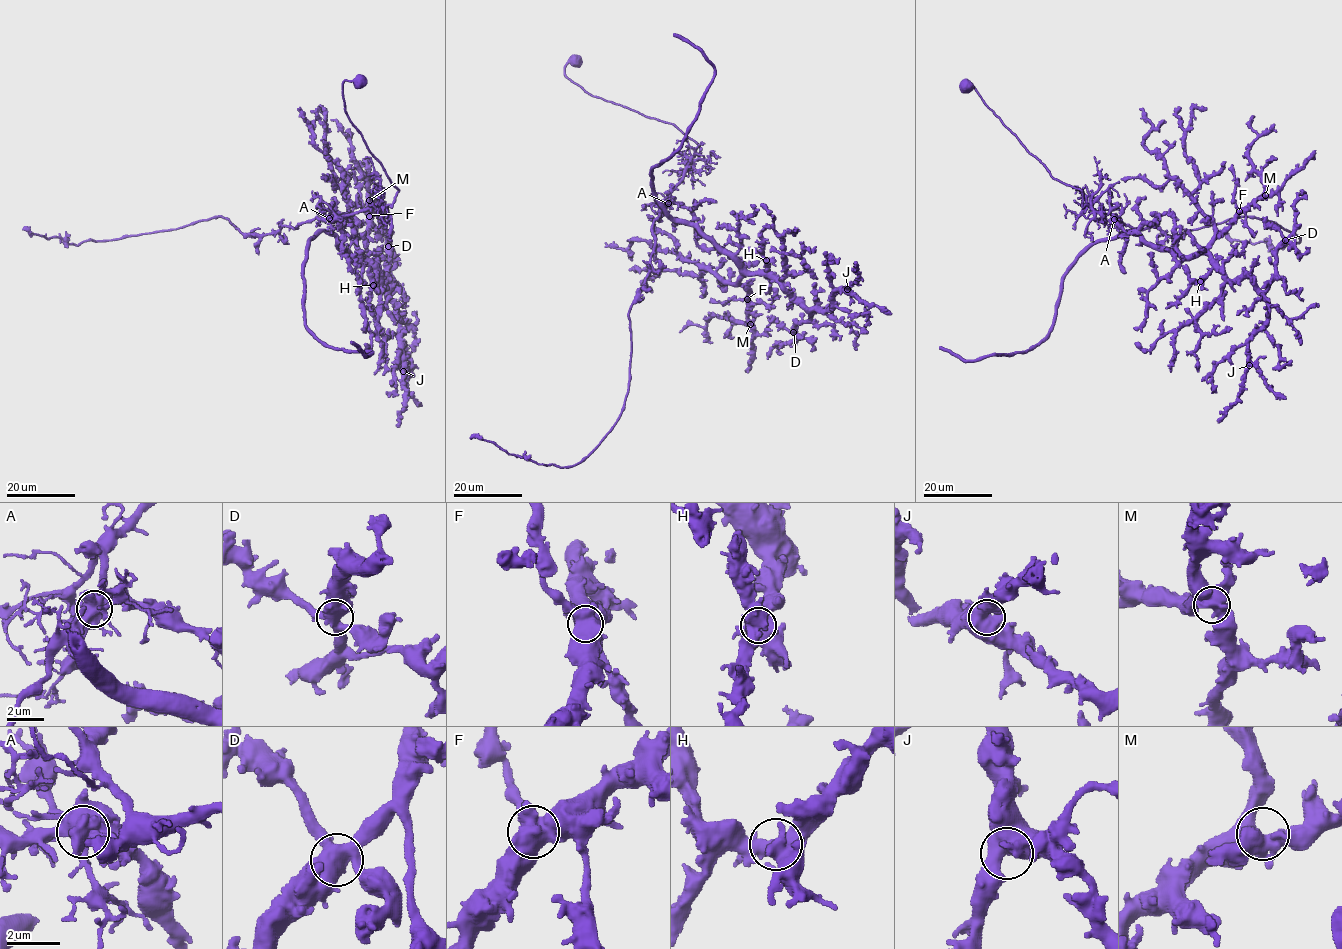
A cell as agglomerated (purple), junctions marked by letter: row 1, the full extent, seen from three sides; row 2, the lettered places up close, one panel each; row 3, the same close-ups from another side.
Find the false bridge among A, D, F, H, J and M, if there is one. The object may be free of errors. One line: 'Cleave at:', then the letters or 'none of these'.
Cleave at: A

